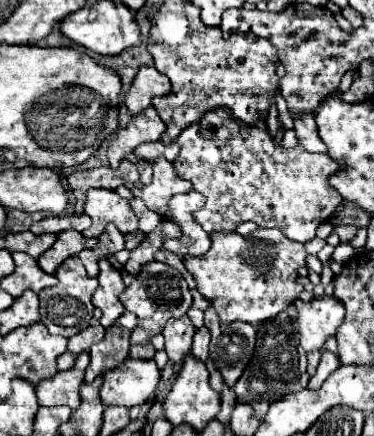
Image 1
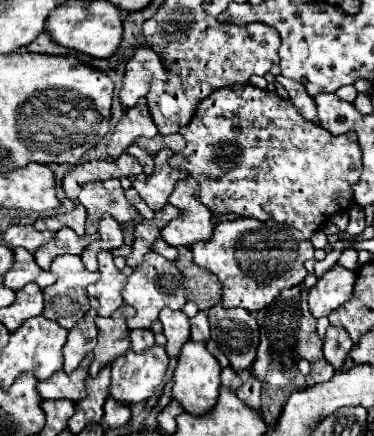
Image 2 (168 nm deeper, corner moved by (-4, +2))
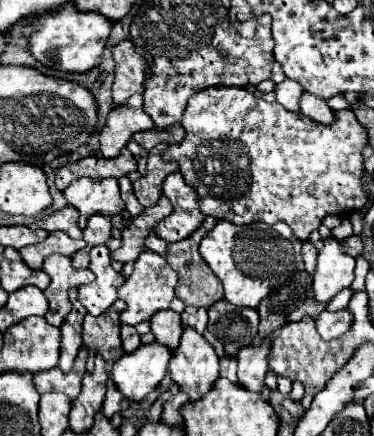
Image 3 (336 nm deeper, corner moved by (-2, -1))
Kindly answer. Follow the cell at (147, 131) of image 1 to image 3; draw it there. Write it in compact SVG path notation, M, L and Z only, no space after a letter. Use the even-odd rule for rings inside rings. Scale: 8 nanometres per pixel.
M132 101L116 107L104 129L100 131L100 153L104 157L118 157L120 149L126 147L126 143L132 139L134 133L138 131L152 131L154 123L150 115L144 113L142 107L132 107Z

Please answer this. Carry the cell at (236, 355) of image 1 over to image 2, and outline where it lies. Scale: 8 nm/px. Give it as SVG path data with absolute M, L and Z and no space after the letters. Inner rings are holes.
M216 304L208 310L212 340L228 356L230 366L236 372L248 370L256 358L258 348L258 324L256 318L244 310L228 310L222 304Z

